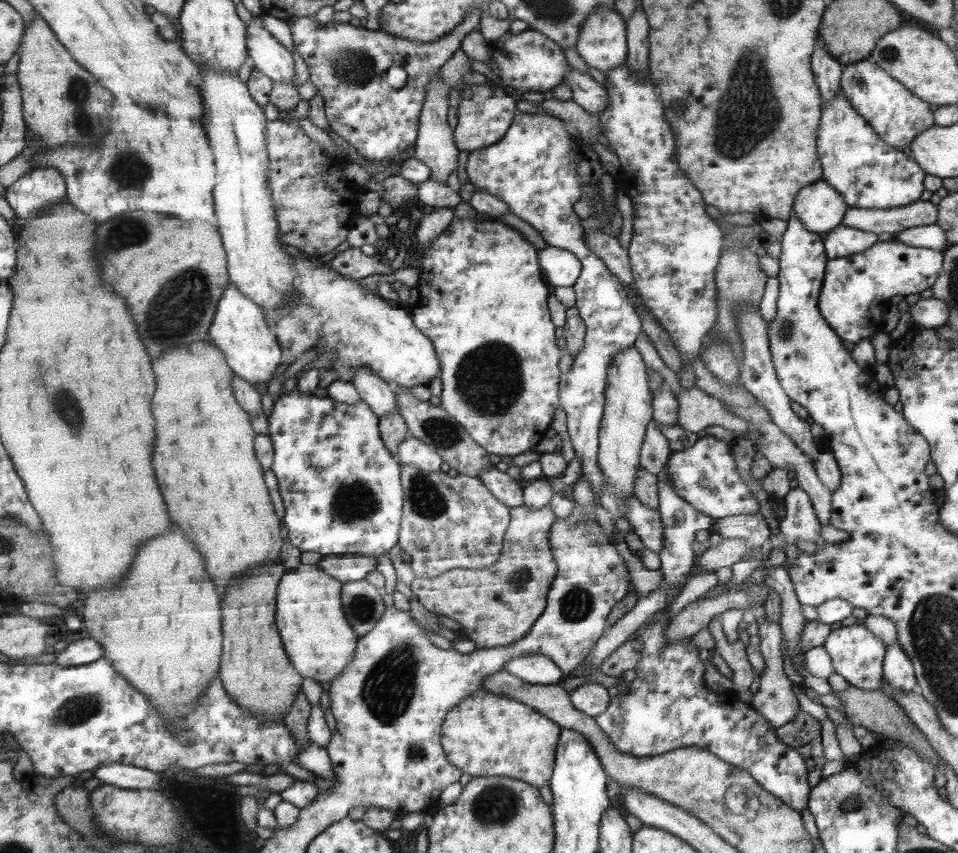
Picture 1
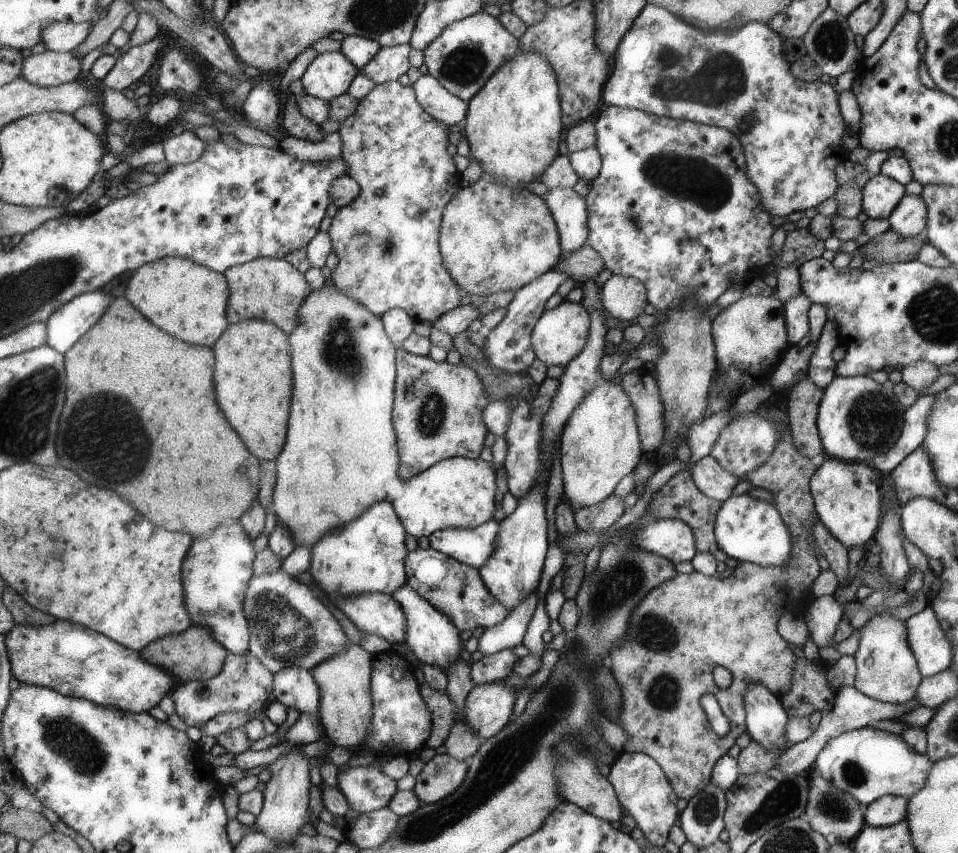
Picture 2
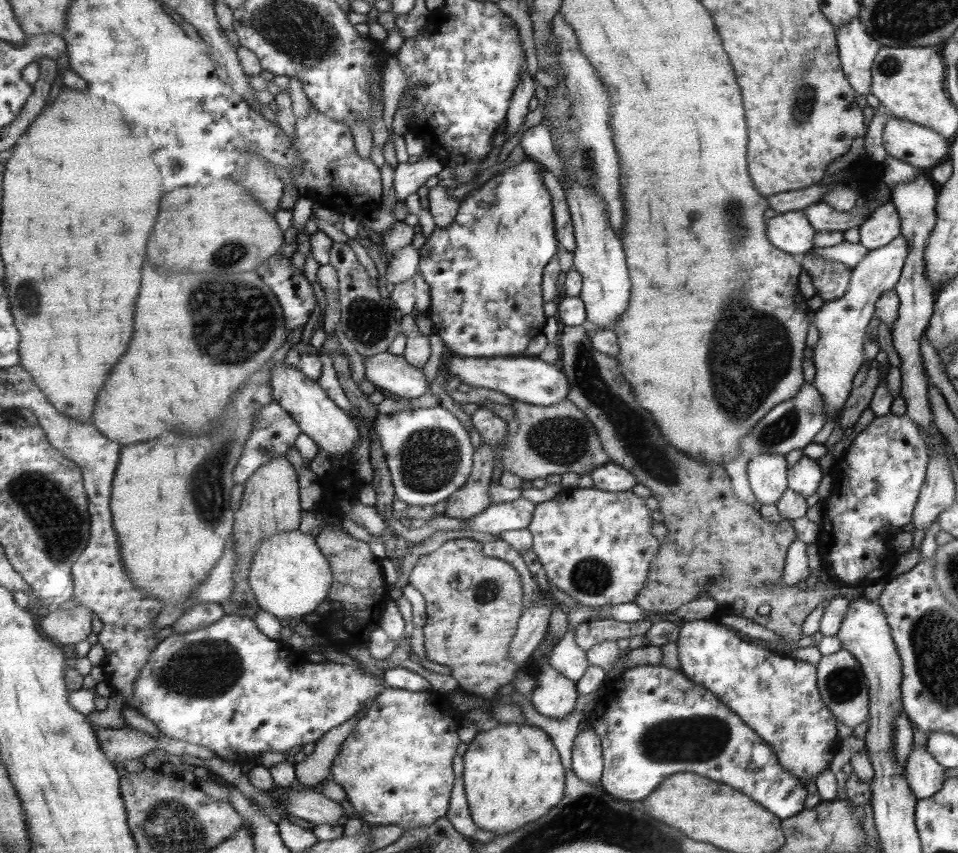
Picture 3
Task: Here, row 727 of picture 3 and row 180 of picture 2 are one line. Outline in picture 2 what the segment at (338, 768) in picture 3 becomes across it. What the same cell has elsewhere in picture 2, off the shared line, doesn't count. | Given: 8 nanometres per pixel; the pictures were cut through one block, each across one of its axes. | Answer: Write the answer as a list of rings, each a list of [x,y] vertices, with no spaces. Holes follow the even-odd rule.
[[[397,80],[375,84],[375,86],[359,100],[355,112],[353,112],[351,116],[347,116],[343,122],[340,122],[339,128],[337,128],[339,136],[341,136],[340,155],[341,158],[345,160],[345,164],[347,164],[347,172],[345,172],[345,175],[355,179],[355,182],[359,185],[359,194],[357,194],[355,199],[351,200],[350,203],[341,206],[341,208],[331,210],[330,212],[331,222],[327,234],[331,240],[332,251],[338,258],[337,265],[331,270],[330,279],[335,289],[339,289],[339,292],[342,292],[345,296],[351,298],[351,300],[355,300],[357,304],[364,305],[364,307],[375,316],[381,316],[385,314],[386,311],[389,311],[390,308],[397,307],[408,312],[409,316],[414,319],[415,322],[423,322],[424,320],[431,323],[433,320],[437,320],[439,316],[442,316],[445,312],[451,311],[455,307],[473,306],[473,308],[479,310],[480,319],[496,308],[506,307],[507,304],[511,302],[511,299],[514,298],[514,292],[511,291],[496,292],[488,294],[487,296],[471,296],[471,294],[463,292],[463,289],[459,288],[458,284],[455,284],[455,281],[451,278],[450,272],[447,272],[443,264],[442,253],[439,252],[438,241],[440,218],[445,205],[450,202],[451,196],[453,196],[455,191],[459,190],[460,187],[457,184],[451,184],[449,178],[461,178],[461,174],[457,174],[457,170],[455,170],[455,166],[453,166],[451,156],[445,152],[445,146],[449,144],[449,142],[445,140],[445,136],[447,136],[447,134],[445,134],[445,128],[447,128],[447,126],[443,126],[441,122],[435,120],[435,118],[427,113],[426,109],[423,109],[422,105],[418,103],[418,98],[413,96],[412,86],[401,86]]]

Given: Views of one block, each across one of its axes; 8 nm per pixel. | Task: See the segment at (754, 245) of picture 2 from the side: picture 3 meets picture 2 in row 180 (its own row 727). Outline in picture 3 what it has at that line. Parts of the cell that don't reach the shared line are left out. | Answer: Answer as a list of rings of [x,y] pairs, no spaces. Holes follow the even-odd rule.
[[[629,665],[621,674],[619,680],[614,683],[615,690],[613,692],[603,694],[599,700],[596,700],[595,707],[591,710],[588,718],[588,724],[594,729],[594,733],[599,737],[602,746],[603,771],[599,784],[607,794],[621,798],[621,800],[643,800],[645,796],[651,795],[651,792],[658,788],[657,784],[661,780],[665,780],[667,776],[674,775],[677,771],[694,772],[701,774],[709,780],[719,780],[723,784],[731,784],[731,788],[739,788],[739,792],[743,792],[745,796],[749,796],[751,800],[766,808],[767,812],[771,812],[781,821],[791,819],[804,810],[803,802],[808,797],[806,788],[797,778],[791,776],[789,771],[785,770],[775,758],[775,752],[756,732],[748,727],[741,719],[738,713],[734,713],[728,705],[724,705],[709,689],[703,688],[700,684],[688,679],[681,671],[677,669],[668,669],[665,665]]]

